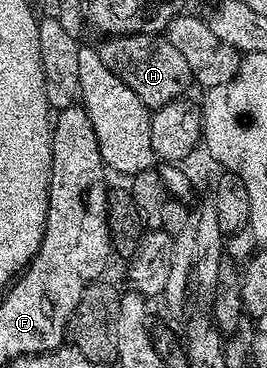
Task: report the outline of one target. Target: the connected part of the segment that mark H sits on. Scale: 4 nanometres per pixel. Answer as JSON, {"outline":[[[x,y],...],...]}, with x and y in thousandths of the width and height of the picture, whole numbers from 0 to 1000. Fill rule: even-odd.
{"outline":[[[457,92],[393,101],[378,114],[390,117],[371,117],[367,133],[397,182],[419,188],[569,304],[659,269],[685,269],[689,242],[723,231],[712,174],[697,174],[682,141],[667,141],[622,98]]]}

